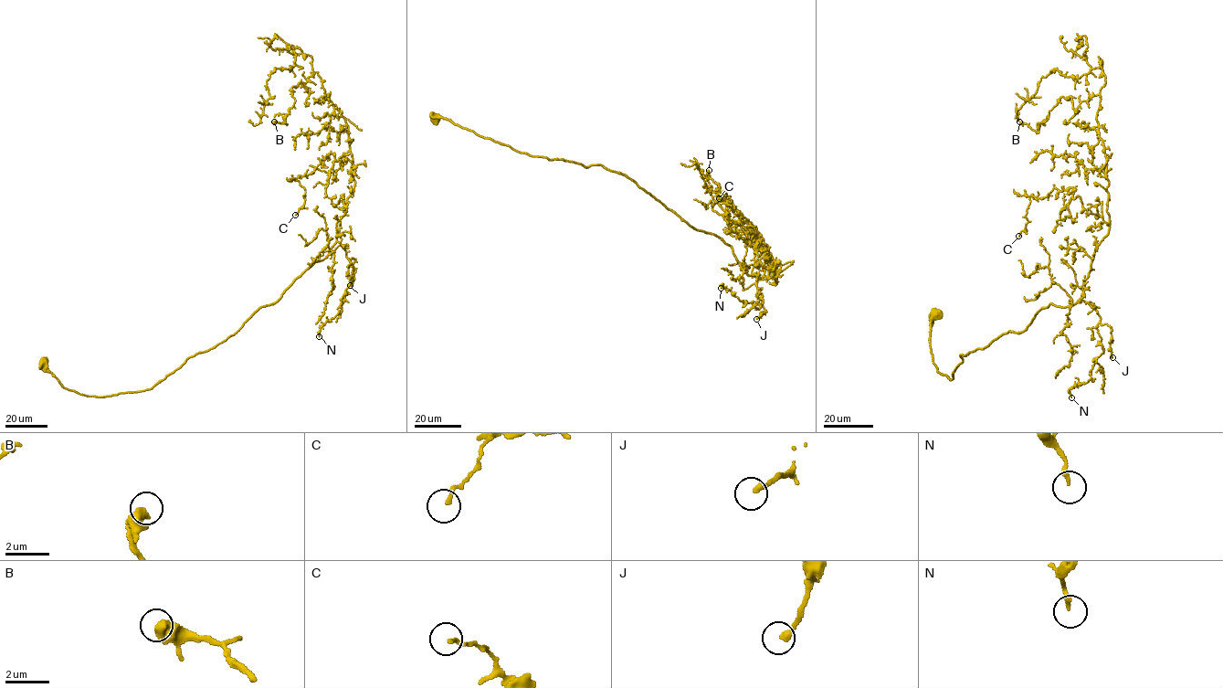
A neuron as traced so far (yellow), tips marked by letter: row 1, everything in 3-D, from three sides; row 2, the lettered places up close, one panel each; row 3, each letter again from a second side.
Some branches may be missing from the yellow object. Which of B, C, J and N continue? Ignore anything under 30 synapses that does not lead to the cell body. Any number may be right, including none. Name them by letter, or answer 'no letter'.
no letter

